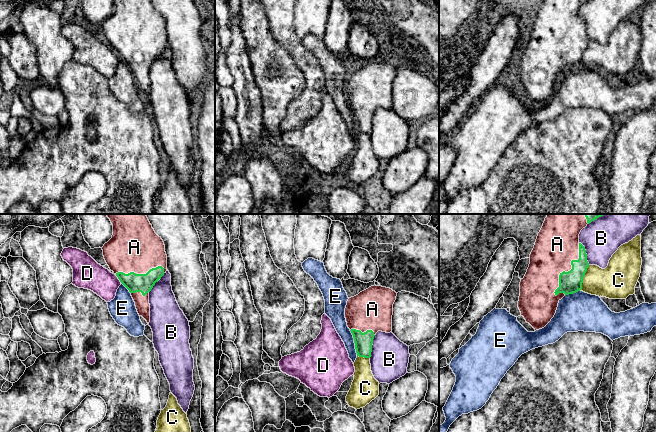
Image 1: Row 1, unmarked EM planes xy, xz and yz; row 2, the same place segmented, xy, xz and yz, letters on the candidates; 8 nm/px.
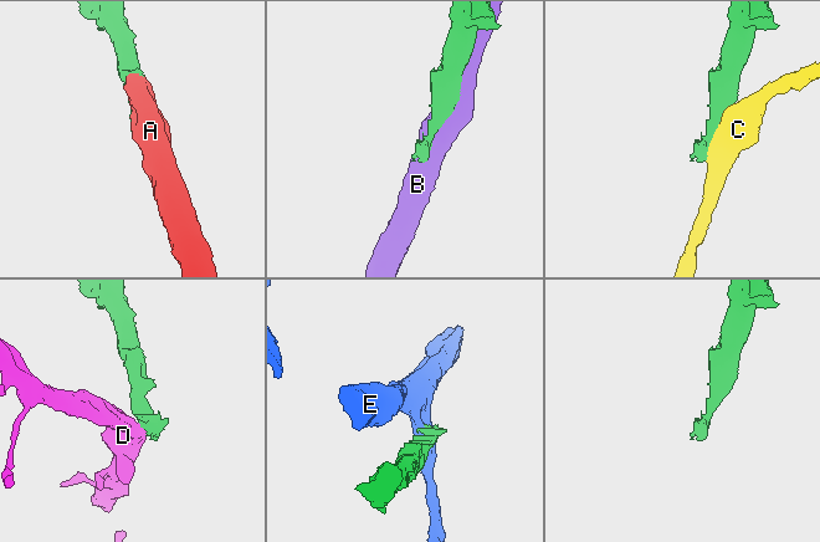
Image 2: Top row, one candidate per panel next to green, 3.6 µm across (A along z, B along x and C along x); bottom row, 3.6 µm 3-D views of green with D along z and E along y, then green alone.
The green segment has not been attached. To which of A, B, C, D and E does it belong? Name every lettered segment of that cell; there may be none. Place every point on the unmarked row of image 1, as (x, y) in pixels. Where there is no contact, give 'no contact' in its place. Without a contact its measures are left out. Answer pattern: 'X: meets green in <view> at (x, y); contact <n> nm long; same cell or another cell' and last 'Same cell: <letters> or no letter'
A: meets green in yz at (570, 46); contact 480 nm long; same cell
B: meets green in yz at (585, 29); contact 200 nm long; another cell
C: meets green in yz at (583, 53); contact 220 nm long; another cell
D: meets green in xy at (118, 54); contact 80 nm long; another cell
E: meets green in xz at (354, 118); contact 220 nm long; another cell
Same cell: A

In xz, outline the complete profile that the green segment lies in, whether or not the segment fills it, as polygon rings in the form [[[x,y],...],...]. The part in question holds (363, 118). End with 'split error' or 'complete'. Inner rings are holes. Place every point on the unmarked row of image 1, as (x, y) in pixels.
[[[374,61],[348,75],[345,94],[354,114],[357,132],[370,134],[376,109],[392,108],[396,72],[392,65]]]; split error

